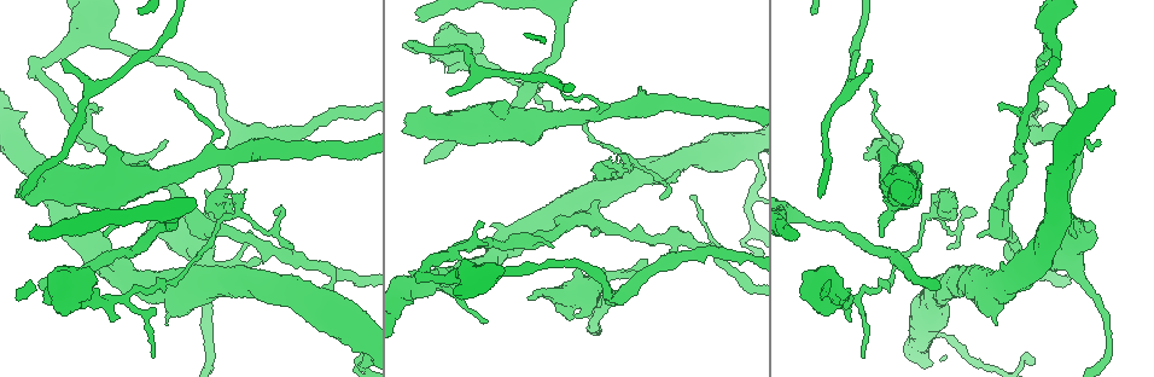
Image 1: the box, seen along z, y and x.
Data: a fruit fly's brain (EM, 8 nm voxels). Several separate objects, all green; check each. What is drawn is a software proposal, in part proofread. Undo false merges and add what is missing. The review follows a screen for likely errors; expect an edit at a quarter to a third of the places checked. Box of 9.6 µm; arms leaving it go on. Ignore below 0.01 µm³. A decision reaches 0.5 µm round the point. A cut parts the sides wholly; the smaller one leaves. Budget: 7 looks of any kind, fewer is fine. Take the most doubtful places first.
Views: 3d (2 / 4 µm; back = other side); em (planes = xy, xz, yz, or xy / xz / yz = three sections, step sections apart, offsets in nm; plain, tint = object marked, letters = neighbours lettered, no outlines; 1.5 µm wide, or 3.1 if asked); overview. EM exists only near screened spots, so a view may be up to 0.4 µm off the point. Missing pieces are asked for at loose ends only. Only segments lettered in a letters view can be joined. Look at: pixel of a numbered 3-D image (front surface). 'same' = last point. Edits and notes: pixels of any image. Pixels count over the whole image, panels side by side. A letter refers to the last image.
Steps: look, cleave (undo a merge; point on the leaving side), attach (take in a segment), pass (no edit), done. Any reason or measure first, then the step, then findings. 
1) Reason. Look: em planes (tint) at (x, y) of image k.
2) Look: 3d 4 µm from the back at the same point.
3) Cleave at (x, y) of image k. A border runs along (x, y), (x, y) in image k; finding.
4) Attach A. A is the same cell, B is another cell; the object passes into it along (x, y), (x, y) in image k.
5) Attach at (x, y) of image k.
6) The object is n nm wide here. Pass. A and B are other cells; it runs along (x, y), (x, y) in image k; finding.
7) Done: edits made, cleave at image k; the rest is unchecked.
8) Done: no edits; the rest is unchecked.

Sharp bend. Look: em planes (tint) at (1049, 68) of image 1.

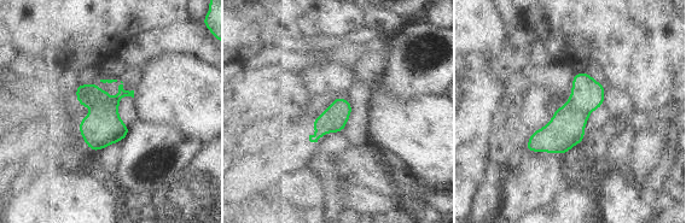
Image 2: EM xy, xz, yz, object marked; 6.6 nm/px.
See the neighbours. Look: em planes (letters) at the same point.

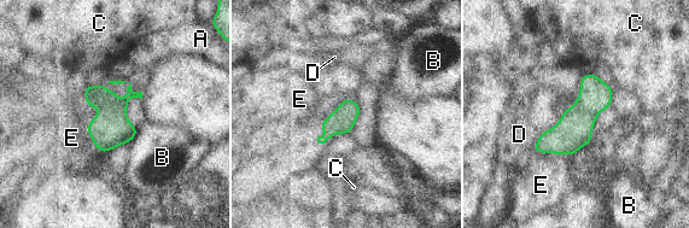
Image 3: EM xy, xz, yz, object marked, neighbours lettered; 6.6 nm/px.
Cleave at (111, 128) of image 3. A, B, C, D and E are other cells; a border runs along (127, 103), (104, 105), (100, 109) in image 3; a second cell is stuck on.

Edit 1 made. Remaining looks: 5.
See it whole again. Look: overview.

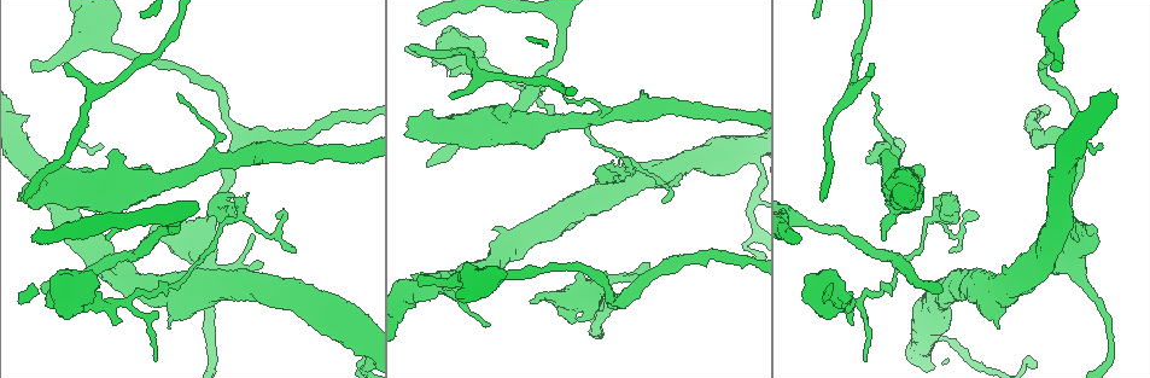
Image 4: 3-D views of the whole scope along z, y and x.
Look: 3d 2 µm at (97, 94) of image 4.

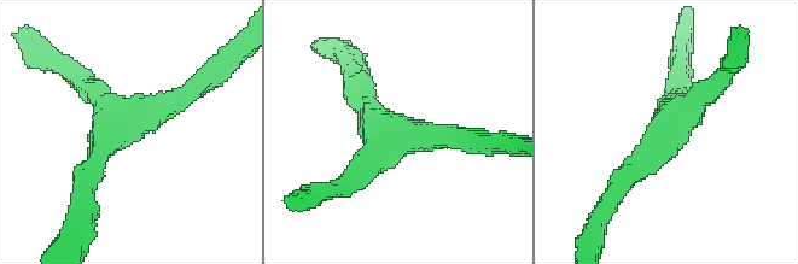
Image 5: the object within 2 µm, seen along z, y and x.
Shape alone is not enough. Look: em xy step 4 (letters) at (393, 134) of image 5.

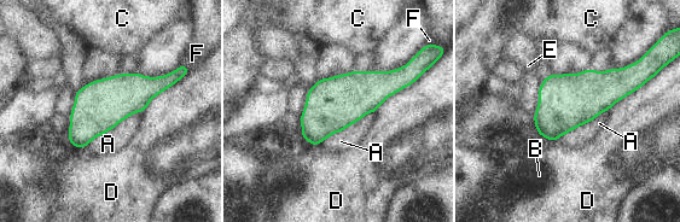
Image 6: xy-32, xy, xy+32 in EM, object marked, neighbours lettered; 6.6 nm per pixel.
Pass. A, B, C, D, E and F are other cells; a border runs along (128, 116), (92, 141) in image 6; continuous, no second cell.

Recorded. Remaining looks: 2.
Done: edits made, cleave at image 3; the rest is unchecked.

